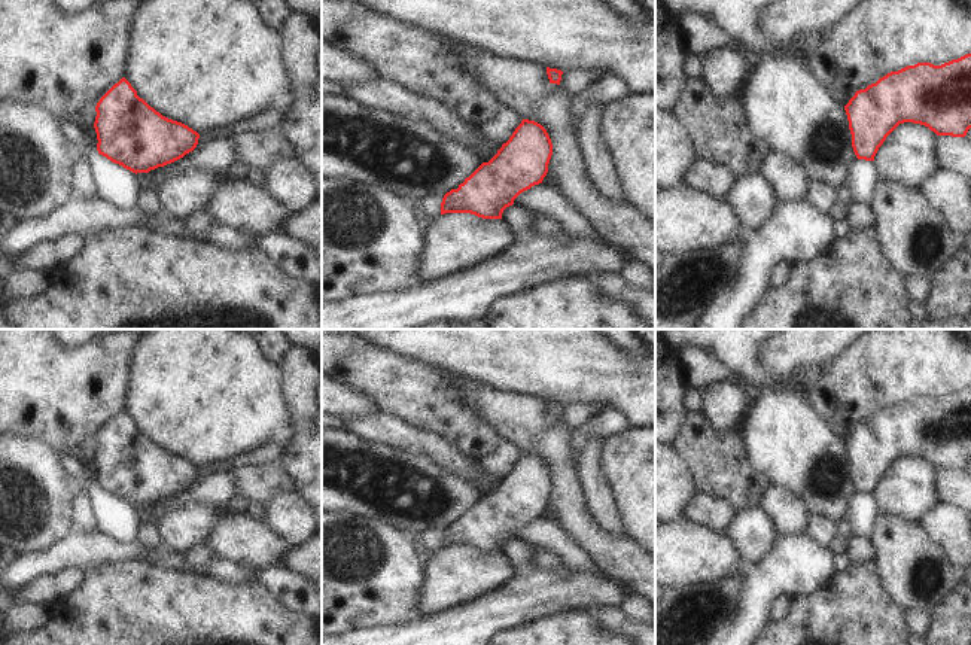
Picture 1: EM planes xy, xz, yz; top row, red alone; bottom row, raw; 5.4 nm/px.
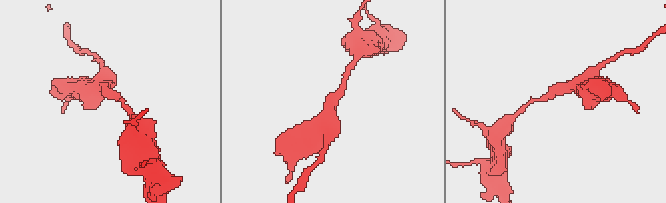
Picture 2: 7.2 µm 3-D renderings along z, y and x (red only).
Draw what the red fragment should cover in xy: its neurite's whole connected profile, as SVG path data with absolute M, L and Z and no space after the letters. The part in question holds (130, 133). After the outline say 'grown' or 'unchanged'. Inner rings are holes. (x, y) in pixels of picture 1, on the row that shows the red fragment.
M122 77L95 106L97 150L133 173L149 173L192 152L200 134L150 107Z; unchanged

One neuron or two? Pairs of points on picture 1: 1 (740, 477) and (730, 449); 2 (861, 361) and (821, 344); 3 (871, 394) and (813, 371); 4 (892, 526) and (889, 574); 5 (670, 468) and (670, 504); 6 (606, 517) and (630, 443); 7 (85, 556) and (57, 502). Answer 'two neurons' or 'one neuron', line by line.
1: one neuron
2: two neurons
3: two neurons
4: one neuron
5: one neuron
6: two neurons
7: two neurons

